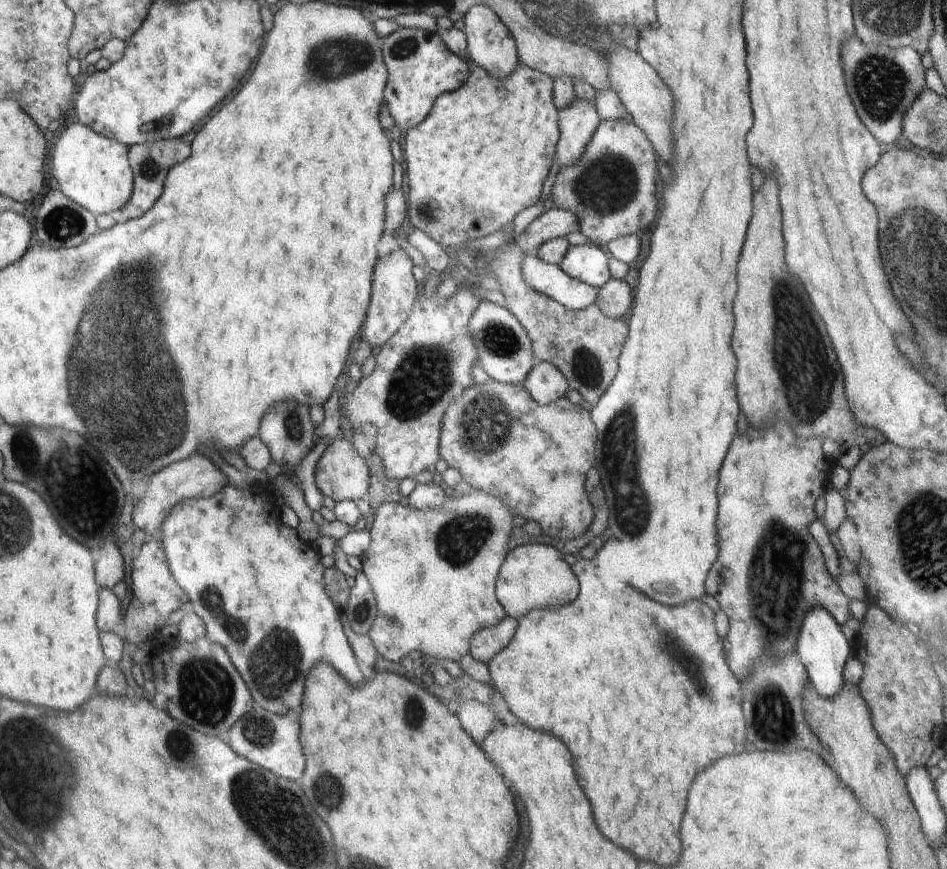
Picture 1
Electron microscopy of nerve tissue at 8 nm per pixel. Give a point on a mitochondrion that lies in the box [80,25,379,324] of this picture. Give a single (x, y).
(329, 60)

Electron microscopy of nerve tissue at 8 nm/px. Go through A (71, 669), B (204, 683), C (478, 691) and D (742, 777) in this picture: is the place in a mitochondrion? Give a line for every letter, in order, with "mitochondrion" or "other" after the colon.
A: other
B: mitochondrion
C: other
D: other

